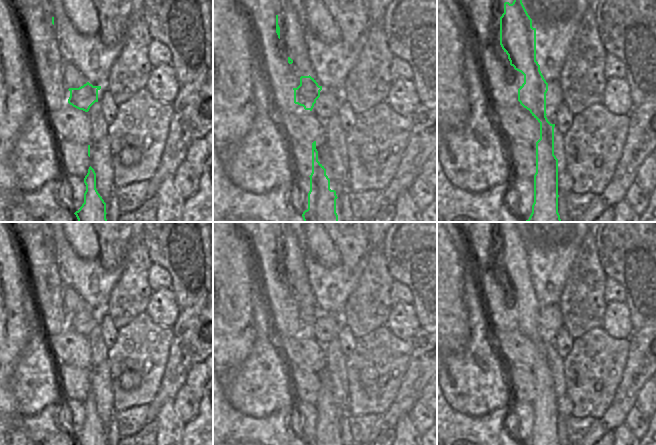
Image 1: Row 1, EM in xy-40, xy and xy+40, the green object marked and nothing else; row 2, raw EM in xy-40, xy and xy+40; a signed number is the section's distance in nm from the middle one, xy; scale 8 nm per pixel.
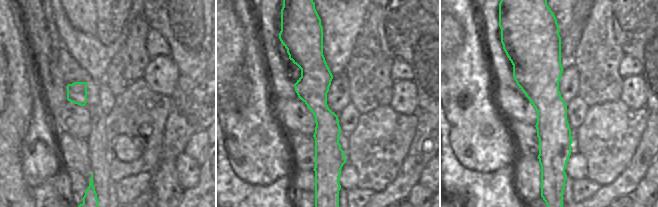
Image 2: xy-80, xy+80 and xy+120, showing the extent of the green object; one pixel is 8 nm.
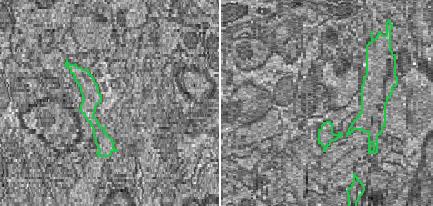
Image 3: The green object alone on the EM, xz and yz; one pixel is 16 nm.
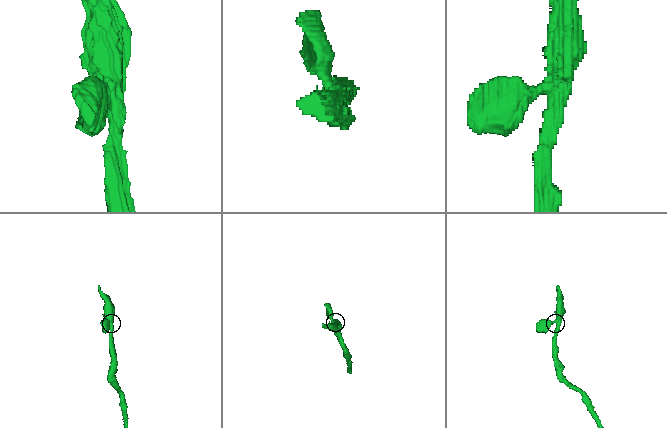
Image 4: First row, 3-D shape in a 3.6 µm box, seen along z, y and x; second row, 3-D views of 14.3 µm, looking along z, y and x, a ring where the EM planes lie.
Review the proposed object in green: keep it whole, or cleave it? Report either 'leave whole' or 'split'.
split

